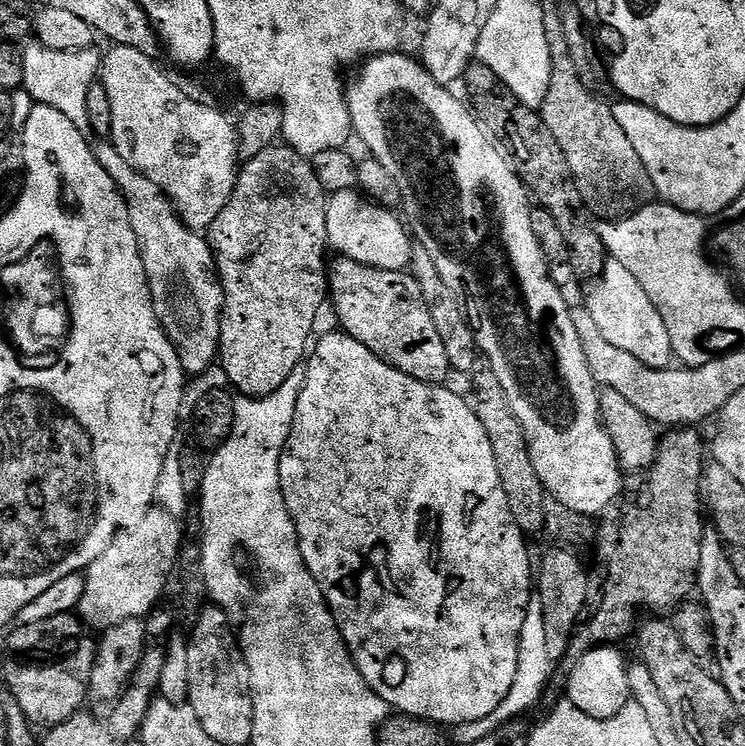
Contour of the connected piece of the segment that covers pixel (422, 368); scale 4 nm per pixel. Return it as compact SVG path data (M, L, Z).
M336 258L330 264L328 287L330 304L336 307L336 316L340 319L339 327L350 338L362 342L366 350L415 380L438 385L447 381L444 379L453 369L413 275L407 271L378 270L362 262Z

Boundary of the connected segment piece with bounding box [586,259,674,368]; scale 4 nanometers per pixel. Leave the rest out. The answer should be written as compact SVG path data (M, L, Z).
M609 259L604 265L603 274L589 288L592 289L589 290L586 301L588 313L610 346L618 346L618 350L634 354L634 358L638 358L638 362L648 368L673 367L674 357L666 322L662 322L662 314L658 314L646 290L642 290L642 282L638 282L638 278L634 278L634 274L630 274L622 262Z

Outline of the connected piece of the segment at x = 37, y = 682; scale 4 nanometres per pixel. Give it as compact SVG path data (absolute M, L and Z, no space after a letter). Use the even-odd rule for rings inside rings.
M81 639L71 649L73 650L72 656L58 661L57 664L48 664L45 668L32 664L36 662L21 662L19 659L12 658L2 672L2 679L7 682L8 690L18 702L18 706L22 706L29 724L33 726L65 724L70 717L75 716L85 707L89 699L88 687L90 686L90 674L94 674L97 647L95 639Z

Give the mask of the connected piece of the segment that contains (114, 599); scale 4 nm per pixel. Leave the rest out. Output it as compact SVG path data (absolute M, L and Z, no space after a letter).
M159 506L153 507L138 526L119 532L103 556L88 565L84 576L86 590L78 609L78 615L87 627L89 624L97 628L97 633L103 634L127 620L147 617L159 605L156 603L172 571L173 576L177 571L176 559L180 556L178 525L170 513Z

